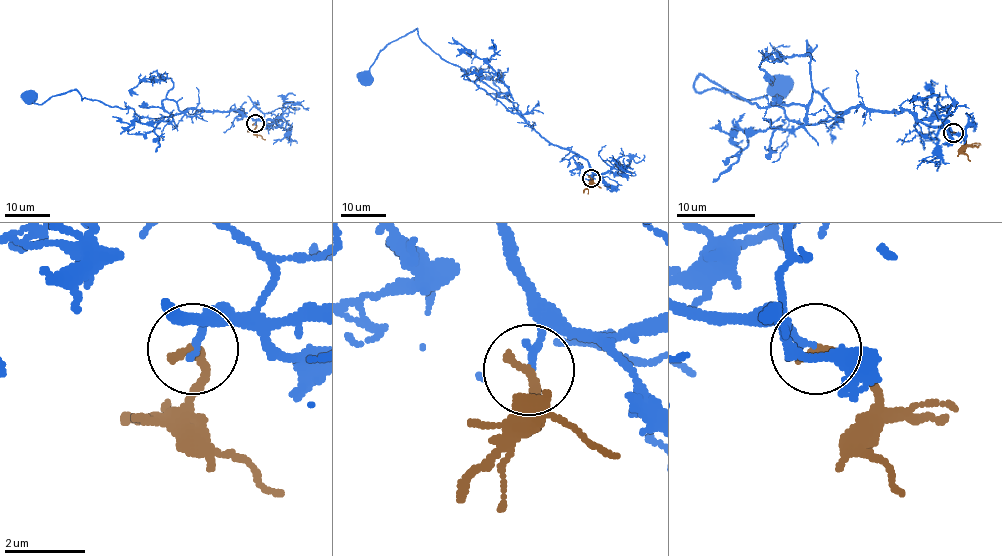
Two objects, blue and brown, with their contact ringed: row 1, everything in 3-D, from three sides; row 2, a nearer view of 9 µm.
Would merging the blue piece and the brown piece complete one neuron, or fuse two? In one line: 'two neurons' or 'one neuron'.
one neuron

